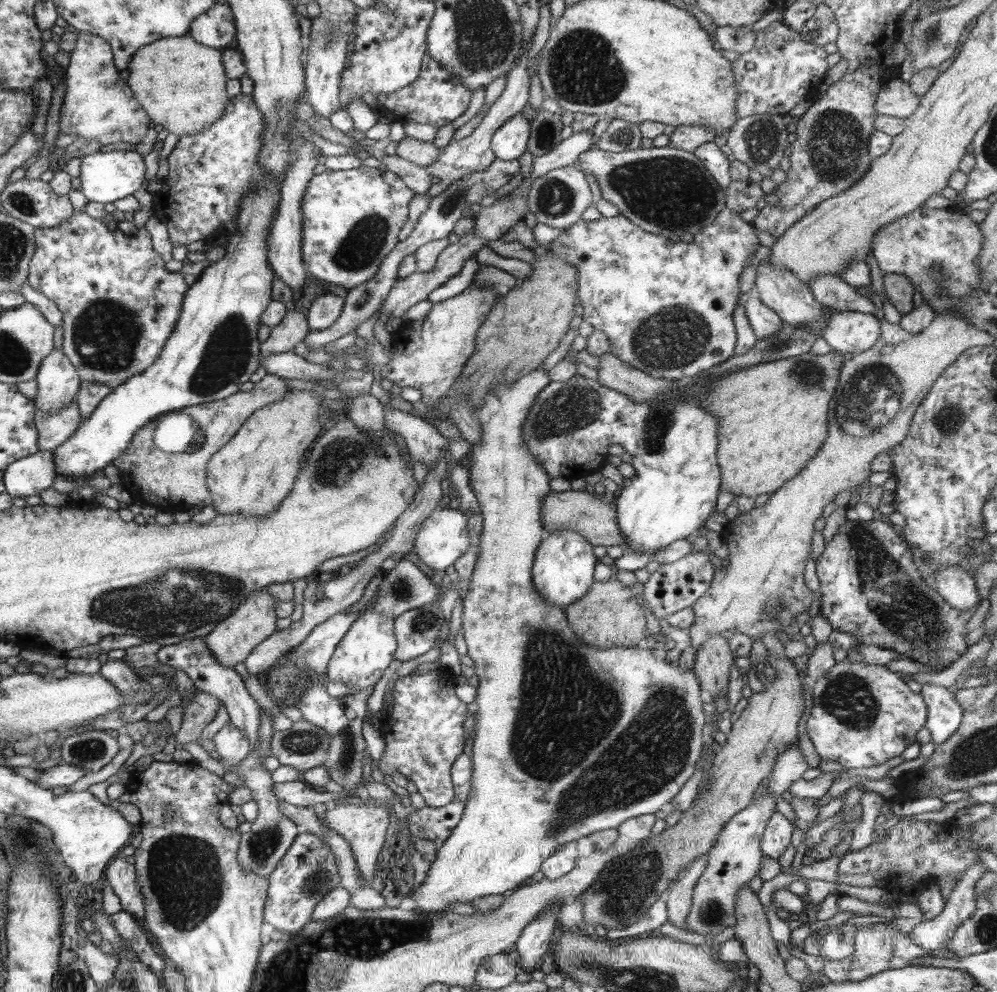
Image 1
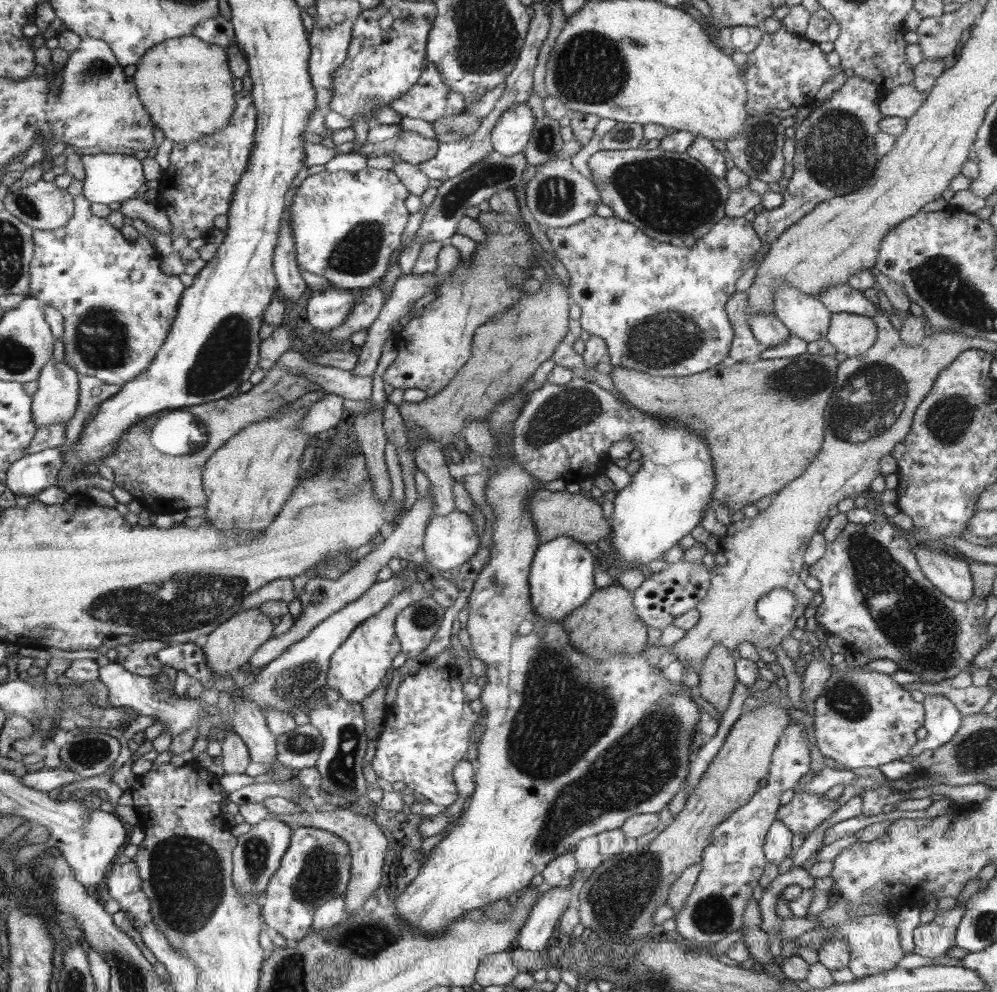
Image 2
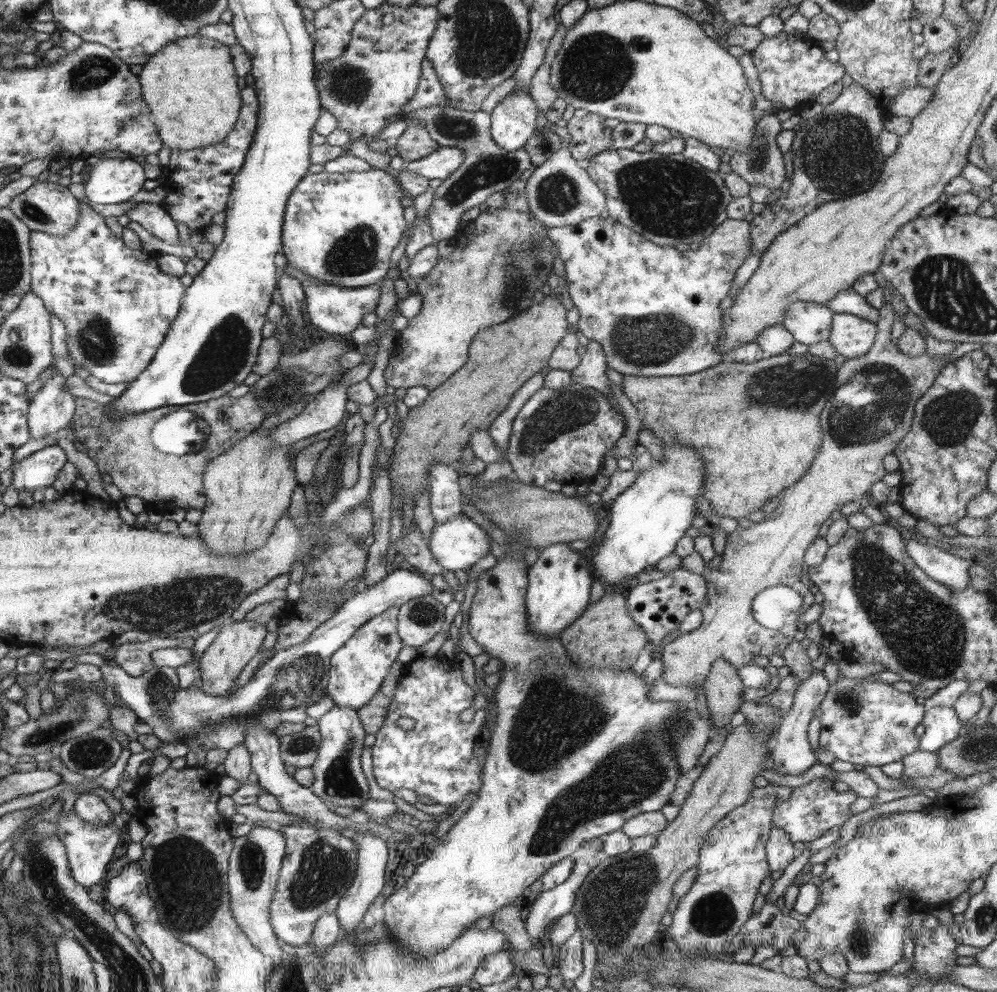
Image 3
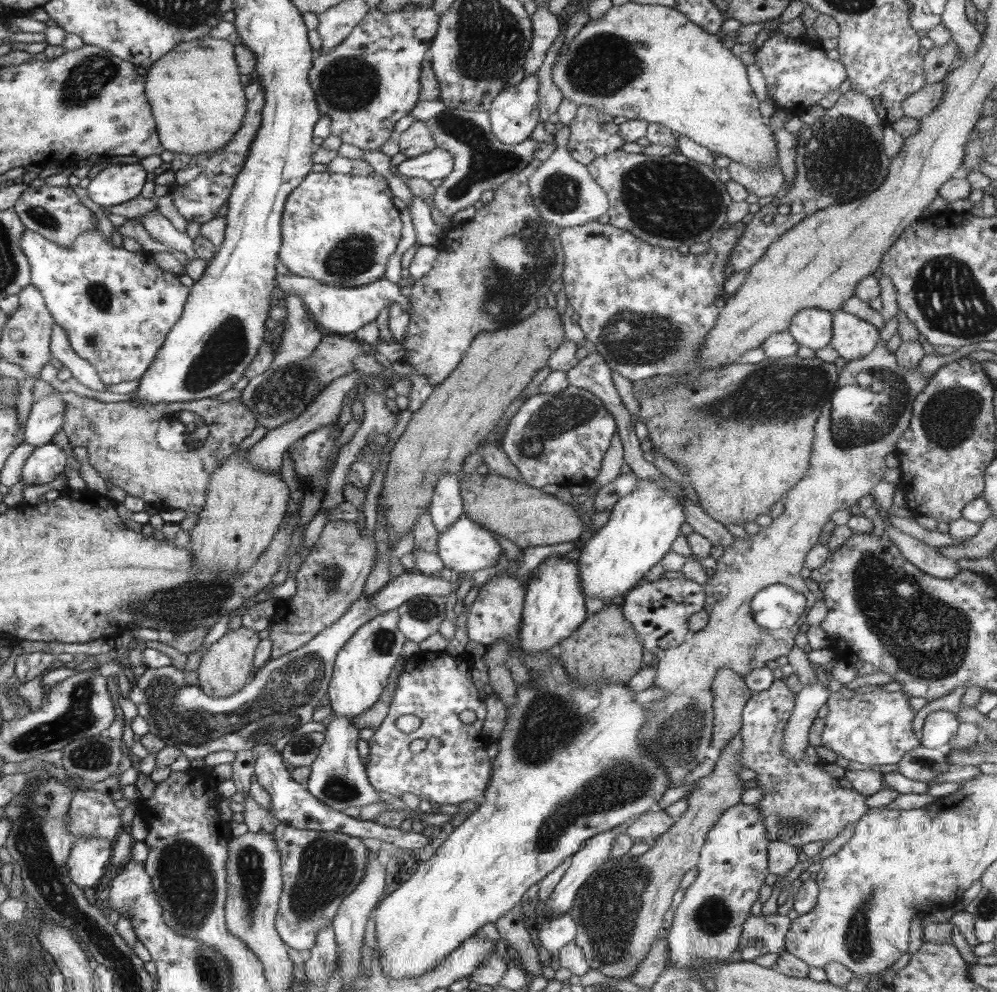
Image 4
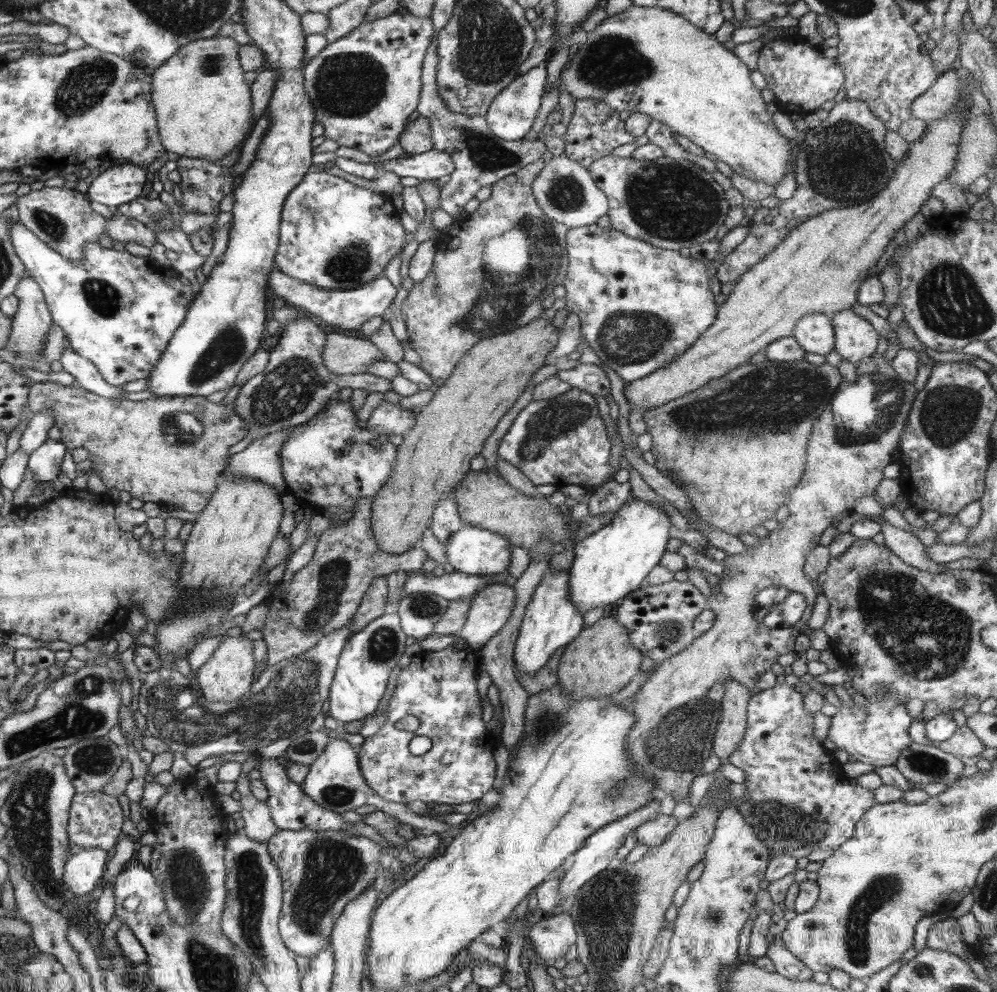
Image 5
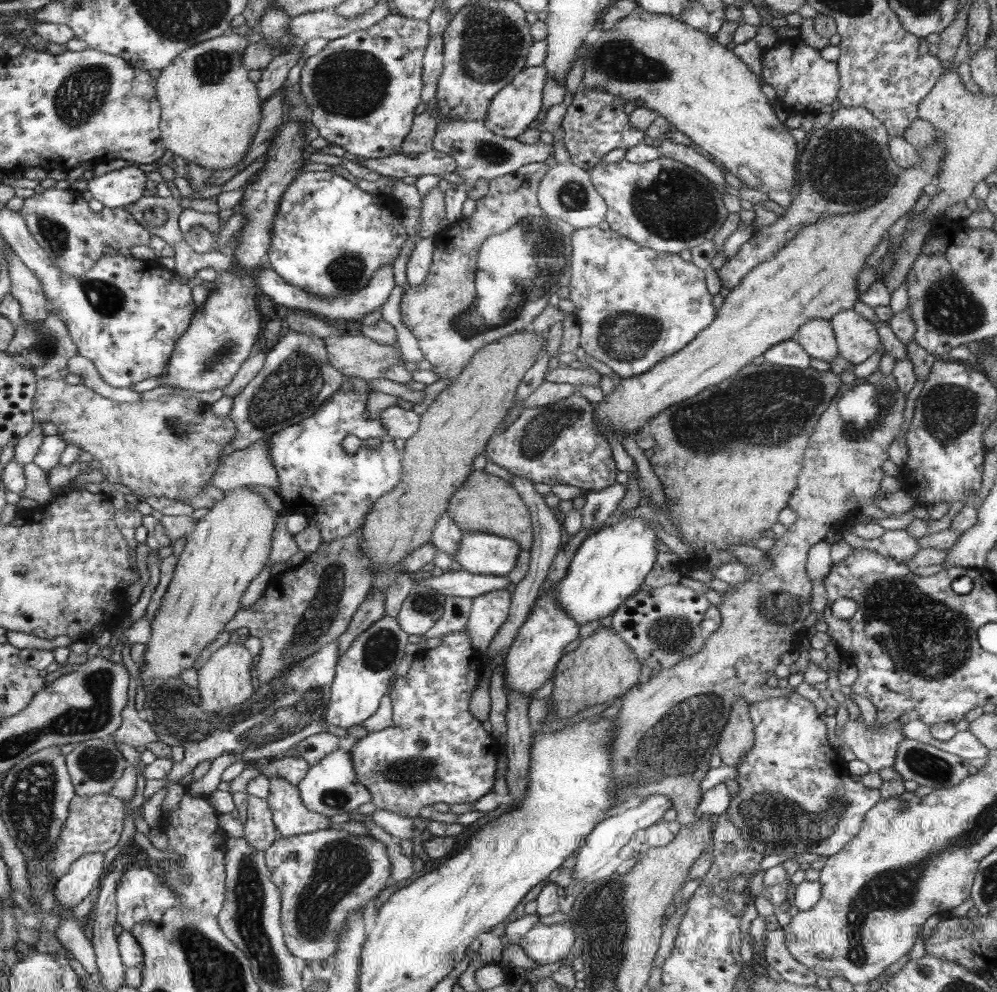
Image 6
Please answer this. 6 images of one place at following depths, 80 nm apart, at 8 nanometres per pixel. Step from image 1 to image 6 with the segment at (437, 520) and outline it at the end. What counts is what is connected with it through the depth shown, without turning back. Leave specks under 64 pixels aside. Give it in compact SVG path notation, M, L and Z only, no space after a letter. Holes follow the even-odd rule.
M485 531L464 532L457 548L454 560L460 563L462 569L474 574L489 574L507 576L516 566L519 551L518 542L502 535L488 534Z

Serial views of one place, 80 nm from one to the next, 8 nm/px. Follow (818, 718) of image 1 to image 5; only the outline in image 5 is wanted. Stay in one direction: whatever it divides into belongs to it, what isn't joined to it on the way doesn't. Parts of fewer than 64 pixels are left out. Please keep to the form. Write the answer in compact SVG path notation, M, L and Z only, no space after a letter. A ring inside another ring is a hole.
M885 696L878 702L869 702L867 709L855 702L851 707L841 703L840 710L831 717L827 738L837 748L846 750L854 760L874 767L892 766L901 750L914 742L908 733L914 718L910 717L904 704L898 704L897 698Z

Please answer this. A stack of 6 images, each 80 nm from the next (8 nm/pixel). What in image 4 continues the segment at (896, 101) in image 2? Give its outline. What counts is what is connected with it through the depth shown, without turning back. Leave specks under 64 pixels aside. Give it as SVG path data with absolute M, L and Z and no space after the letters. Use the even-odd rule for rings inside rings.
M944 79L940 82L927 84L918 92L912 93L902 102L904 117L922 119L922 116L932 113L942 103L945 91Z

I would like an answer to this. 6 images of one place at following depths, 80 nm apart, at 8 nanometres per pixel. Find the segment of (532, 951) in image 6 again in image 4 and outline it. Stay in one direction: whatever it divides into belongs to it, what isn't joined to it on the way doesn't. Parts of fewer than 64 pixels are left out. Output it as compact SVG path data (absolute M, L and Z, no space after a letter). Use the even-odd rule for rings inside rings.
M564 913L557 918L535 924L537 944L541 944L552 956L559 956L561 948L570 944L577 935L577 926L574 919Z

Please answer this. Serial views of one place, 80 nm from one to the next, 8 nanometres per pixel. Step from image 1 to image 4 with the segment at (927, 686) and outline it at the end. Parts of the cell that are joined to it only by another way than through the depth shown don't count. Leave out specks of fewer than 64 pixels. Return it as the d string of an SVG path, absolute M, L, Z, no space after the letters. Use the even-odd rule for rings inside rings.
M943 709L929 713L922 728L921 746L929 749L946 749L954 740L960 726L954 713Z

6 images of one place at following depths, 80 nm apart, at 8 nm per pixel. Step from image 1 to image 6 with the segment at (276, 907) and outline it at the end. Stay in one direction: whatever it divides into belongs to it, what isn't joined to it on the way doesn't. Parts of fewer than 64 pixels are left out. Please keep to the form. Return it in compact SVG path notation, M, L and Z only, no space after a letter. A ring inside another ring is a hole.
M342 829L334 832L316 831L277 838L264 852L265 862L273 870L272 881L281 896L281 925L289 950L301 962L322 968L323 962L332 961L340 948L339 934L350 914L366 907L368 902L386 888L390 876L390 861L386 852L354 852L358 842L382 844L373 835L350 835Z

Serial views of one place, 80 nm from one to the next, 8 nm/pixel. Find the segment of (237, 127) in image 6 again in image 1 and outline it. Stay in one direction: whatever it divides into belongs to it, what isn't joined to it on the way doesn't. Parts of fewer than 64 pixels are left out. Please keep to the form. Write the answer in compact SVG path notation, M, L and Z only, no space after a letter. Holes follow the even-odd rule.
M190 34L181 37L168 37L151 42L138 49L127 66L130 72L126 84L129 84L137 102L141 104L158 129L164 128L168 133L181 137L202 133L208 126L214 125L222 118L228 105L226 82L228 74L223 62L223 51L199 43Z

